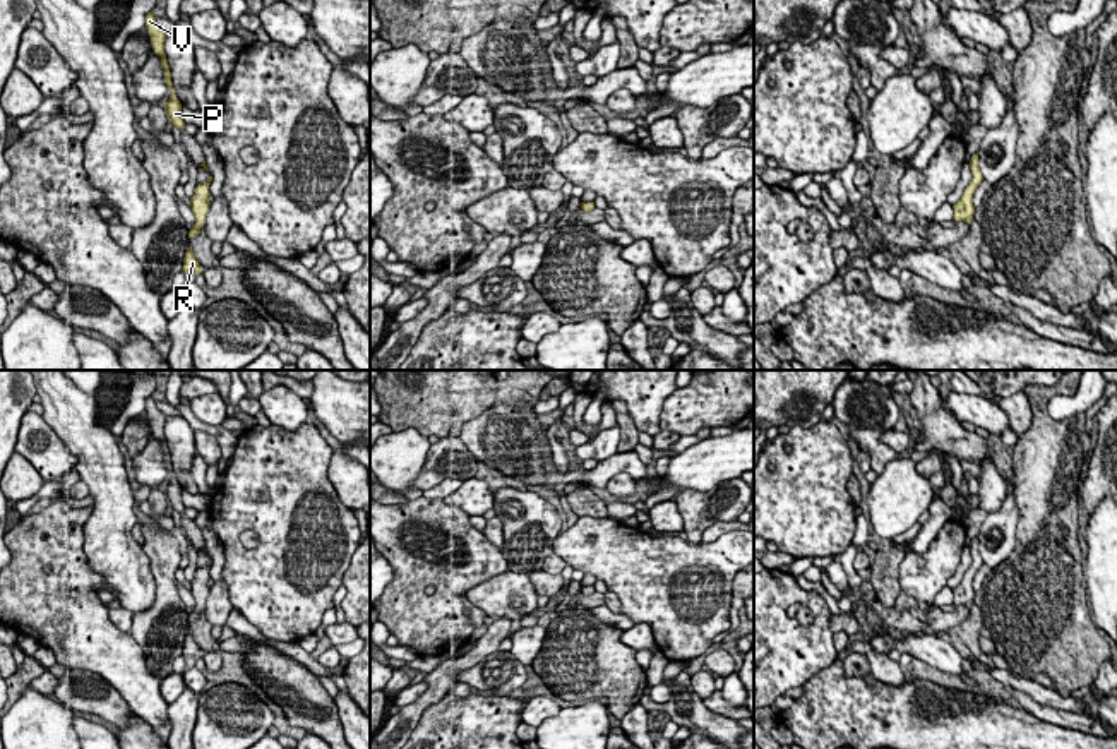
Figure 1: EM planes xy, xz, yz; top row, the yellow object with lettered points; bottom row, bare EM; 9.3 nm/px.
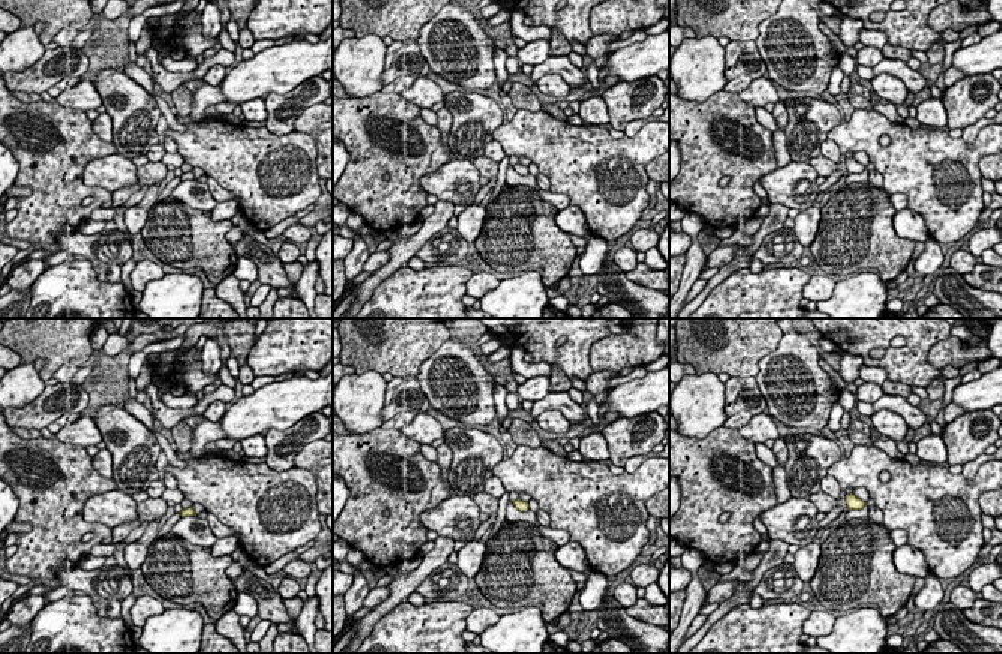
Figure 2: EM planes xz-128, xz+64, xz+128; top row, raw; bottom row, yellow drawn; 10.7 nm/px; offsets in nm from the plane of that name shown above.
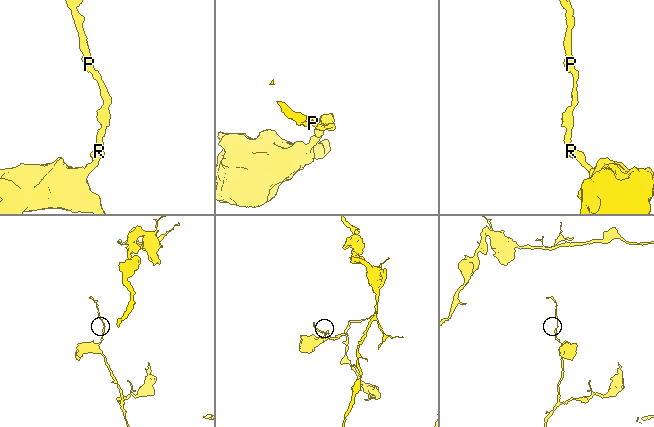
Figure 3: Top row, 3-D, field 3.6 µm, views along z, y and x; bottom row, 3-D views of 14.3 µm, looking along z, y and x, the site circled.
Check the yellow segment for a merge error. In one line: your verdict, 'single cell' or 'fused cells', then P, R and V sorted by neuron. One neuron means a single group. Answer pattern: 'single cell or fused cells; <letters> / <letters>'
single cell; P R V

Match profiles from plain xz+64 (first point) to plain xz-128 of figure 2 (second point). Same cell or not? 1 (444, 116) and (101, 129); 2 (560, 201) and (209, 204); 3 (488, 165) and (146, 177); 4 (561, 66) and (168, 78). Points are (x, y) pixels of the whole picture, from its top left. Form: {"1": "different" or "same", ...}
{"1": "same", "2": "same", "3": "same", "4": "same"}

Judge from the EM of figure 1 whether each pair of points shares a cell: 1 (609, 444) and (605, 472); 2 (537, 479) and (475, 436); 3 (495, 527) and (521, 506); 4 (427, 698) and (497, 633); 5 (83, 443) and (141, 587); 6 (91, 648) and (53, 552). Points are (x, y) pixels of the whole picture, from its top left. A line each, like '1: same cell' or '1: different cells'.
1: different cells
2: same cell
3: different cells
4: same cell
5: same cell
6: same cell

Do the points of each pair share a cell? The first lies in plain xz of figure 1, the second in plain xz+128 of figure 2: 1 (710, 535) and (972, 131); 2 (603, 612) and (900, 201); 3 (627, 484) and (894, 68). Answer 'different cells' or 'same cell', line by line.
1: same cell
2: same cell
3: different cells

